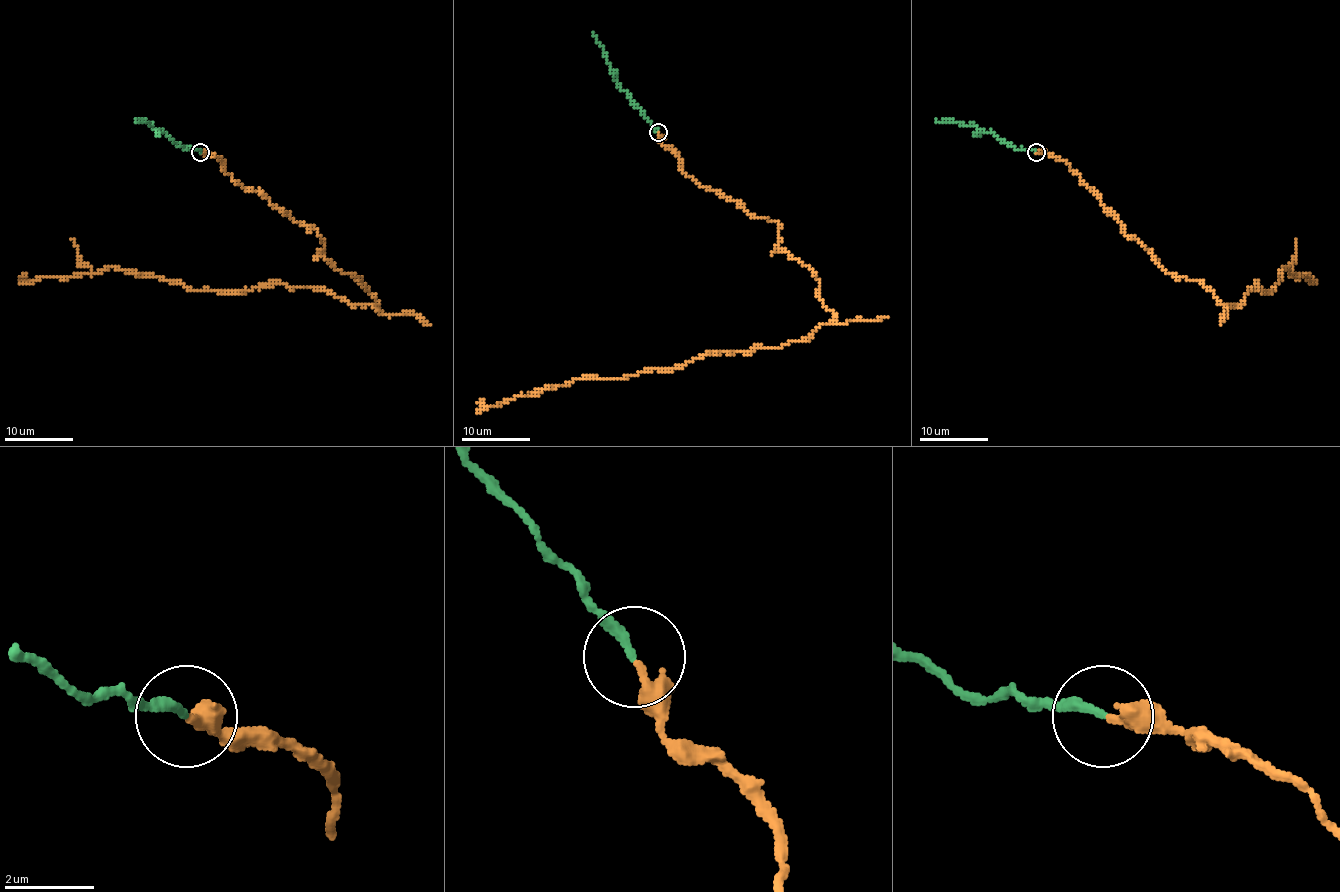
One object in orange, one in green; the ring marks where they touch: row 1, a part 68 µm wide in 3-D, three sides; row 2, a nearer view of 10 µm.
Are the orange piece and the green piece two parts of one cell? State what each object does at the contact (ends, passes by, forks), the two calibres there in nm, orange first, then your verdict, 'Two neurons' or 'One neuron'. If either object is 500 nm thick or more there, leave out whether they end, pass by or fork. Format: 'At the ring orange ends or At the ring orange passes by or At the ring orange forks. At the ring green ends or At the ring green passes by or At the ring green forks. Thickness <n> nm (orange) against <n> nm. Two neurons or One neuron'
At the ring orange ends. At the ring green ends. Thickness 340 nm (orange) against 200 nm. One neuron

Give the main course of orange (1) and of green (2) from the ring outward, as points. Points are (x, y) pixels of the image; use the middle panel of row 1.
1: (657, 133), (700, 186), (779, 225), (777, 244), (811, 270), (834, 319), (781, 347), (483, 400)
2: (657, 133), (611, 73), (594, 31)

